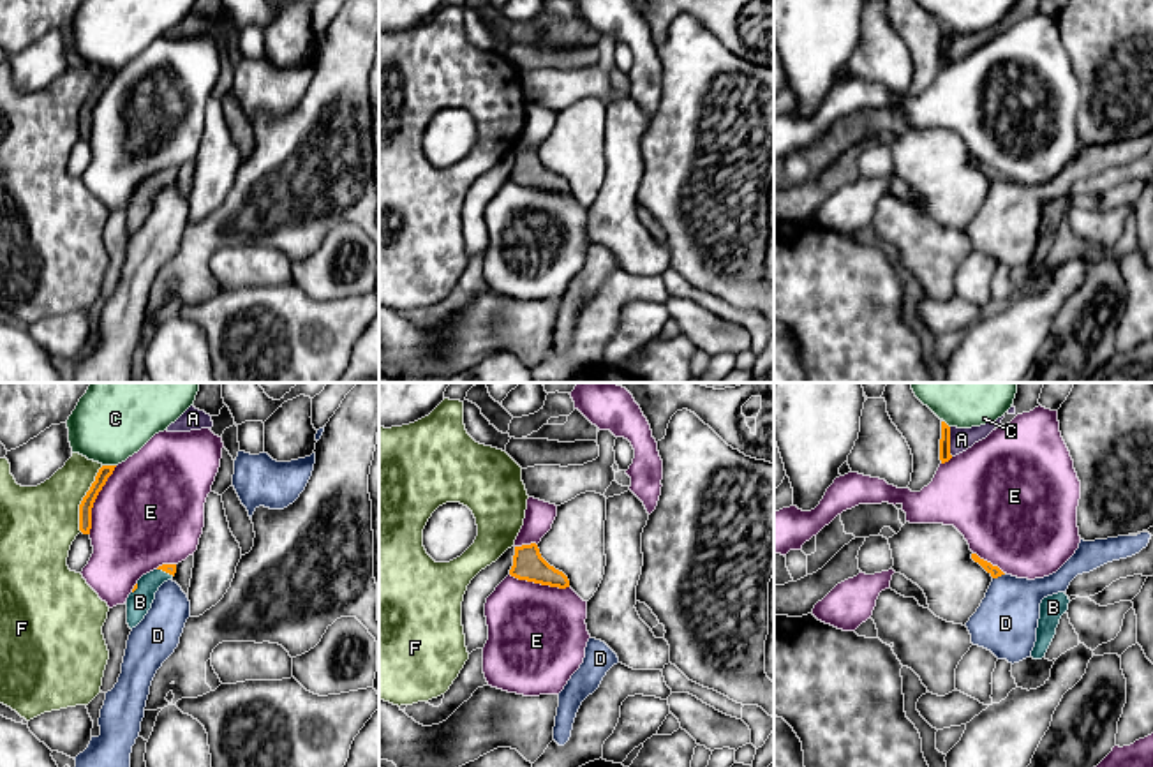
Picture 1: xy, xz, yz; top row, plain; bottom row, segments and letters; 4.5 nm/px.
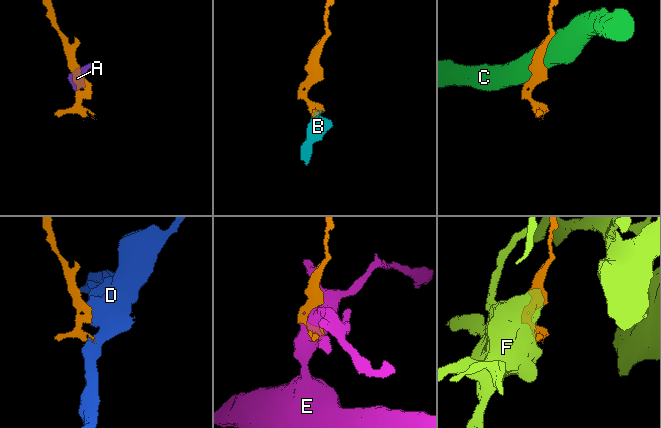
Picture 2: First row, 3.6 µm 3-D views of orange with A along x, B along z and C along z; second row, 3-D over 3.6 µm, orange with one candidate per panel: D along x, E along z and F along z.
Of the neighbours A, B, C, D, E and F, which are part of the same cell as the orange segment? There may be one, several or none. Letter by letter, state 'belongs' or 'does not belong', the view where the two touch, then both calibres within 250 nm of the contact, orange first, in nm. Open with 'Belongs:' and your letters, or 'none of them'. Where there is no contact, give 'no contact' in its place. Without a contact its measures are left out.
Belongs: B
A: does not belong; contact in yz; calibres 50 and 100 nm
B: belongs; contact in xy; calibres 50 and 110 nm
C: does not belong; contact in xy; calibres 60 and 320 nm
D: does not belong; contact in yz; calibres 50 and 280 nm
E: does not belong; contact in xy; calibres 60 and 480 nm
F: does not belong; contact in xy; calibres 60 and 360 nm

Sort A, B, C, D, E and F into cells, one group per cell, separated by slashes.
A / B / C / D / E / F

